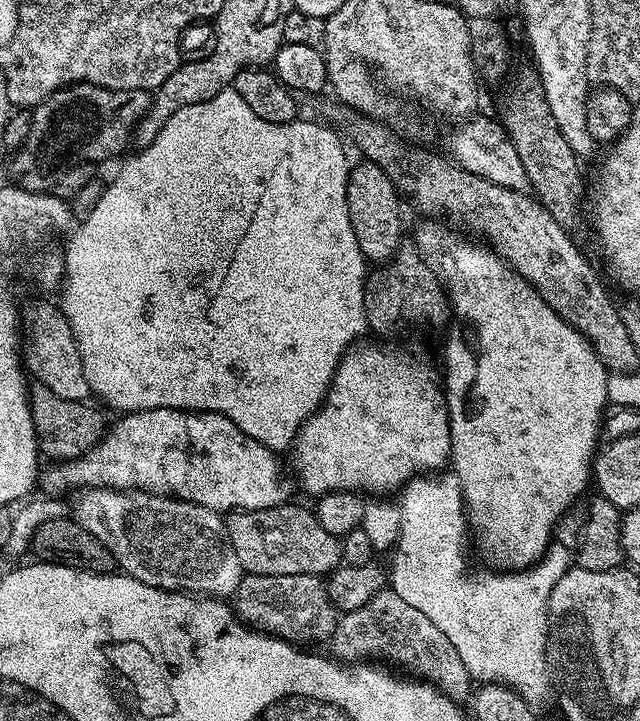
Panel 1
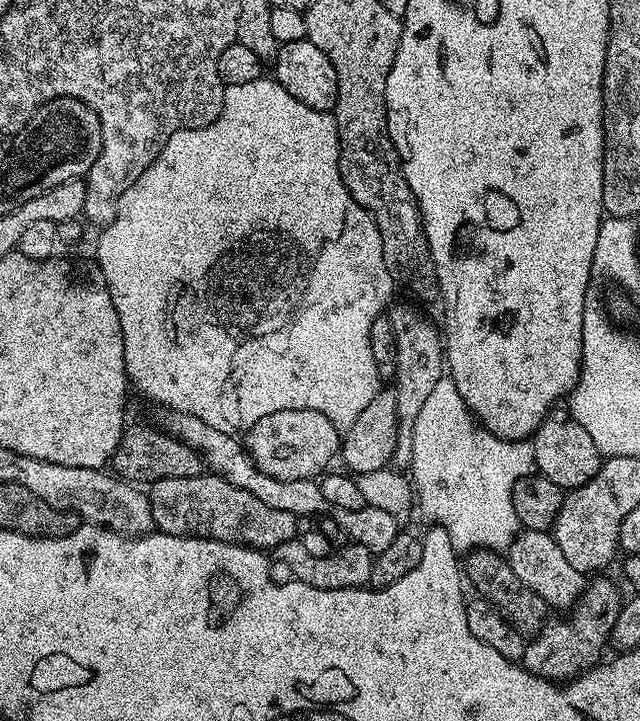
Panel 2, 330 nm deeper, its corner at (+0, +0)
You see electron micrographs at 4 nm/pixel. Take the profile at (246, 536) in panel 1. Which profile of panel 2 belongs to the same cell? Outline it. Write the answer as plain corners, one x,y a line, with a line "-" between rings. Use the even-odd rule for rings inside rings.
215,474
155,480
147,489
146,495
152,507
153,525
167,536
201,536
203,540
217,540
257,550
275,550
278,546
282,546
282,542
290,542
298,536
297,516
286,510
274,510
274,506
266,506
262,498
254,498
254,494
238,490
238,486
230,486
230,482

